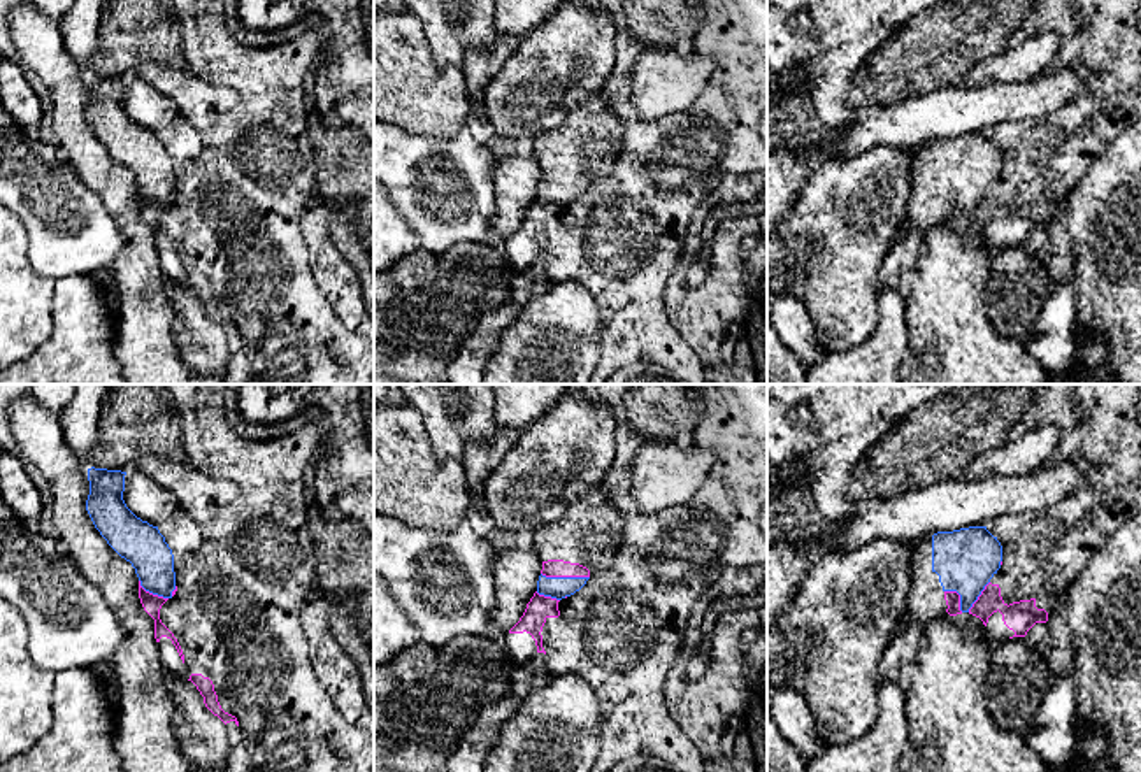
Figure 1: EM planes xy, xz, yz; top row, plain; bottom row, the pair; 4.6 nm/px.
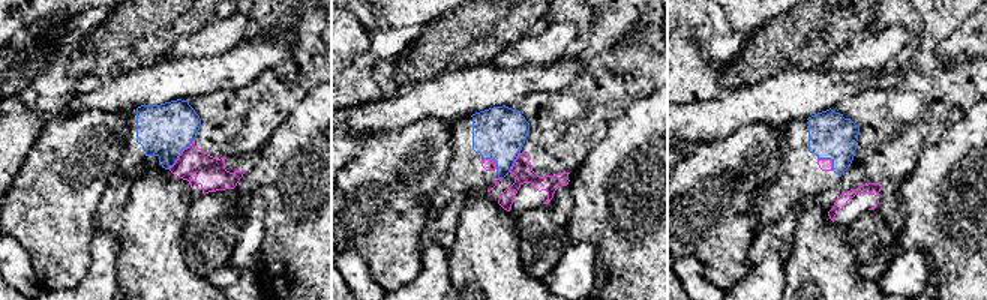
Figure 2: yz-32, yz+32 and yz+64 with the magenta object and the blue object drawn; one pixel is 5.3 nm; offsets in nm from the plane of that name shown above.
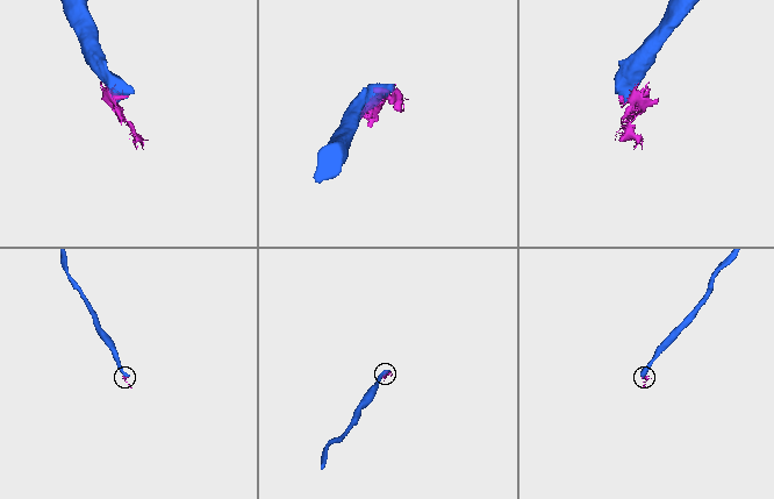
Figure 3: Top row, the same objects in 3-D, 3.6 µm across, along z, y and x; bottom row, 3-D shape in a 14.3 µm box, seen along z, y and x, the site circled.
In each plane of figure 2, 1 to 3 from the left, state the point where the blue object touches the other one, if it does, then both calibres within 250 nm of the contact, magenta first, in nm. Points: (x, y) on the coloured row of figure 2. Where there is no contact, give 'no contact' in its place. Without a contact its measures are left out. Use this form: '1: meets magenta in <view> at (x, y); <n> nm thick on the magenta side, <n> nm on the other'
1: meets magenta in yz-32 at (180, 155); 160 nm thick on the magenta side, 280 nm on the other
2: meets magenta in yz+32 at (492, 159); 60 nm thick on the magenta side, 280 nm on the other
3: meets magenta in yz+64 at (830, 159); 60 nm thick on the magenta side, 240 nm on the other

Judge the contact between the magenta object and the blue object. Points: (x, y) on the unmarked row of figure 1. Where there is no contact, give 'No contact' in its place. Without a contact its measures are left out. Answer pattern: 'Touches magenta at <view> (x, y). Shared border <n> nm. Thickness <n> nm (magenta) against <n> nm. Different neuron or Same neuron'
Touches magenta at xz (566, 183). Shared border 220 nm. Thickness 80 nm (magenta) against 100 nm. Different neuron

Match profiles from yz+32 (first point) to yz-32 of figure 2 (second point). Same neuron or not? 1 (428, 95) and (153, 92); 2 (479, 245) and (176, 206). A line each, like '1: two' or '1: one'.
1: one
2: one

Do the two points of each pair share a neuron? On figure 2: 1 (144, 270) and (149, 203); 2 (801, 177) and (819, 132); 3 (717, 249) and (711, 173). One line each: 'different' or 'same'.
1: same
2: same
3: same

